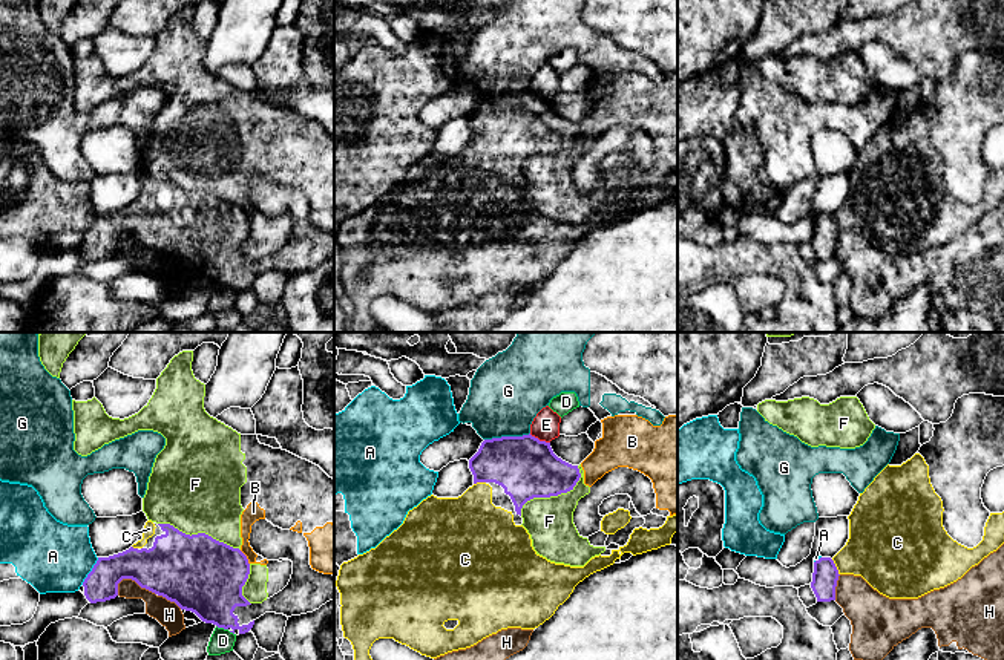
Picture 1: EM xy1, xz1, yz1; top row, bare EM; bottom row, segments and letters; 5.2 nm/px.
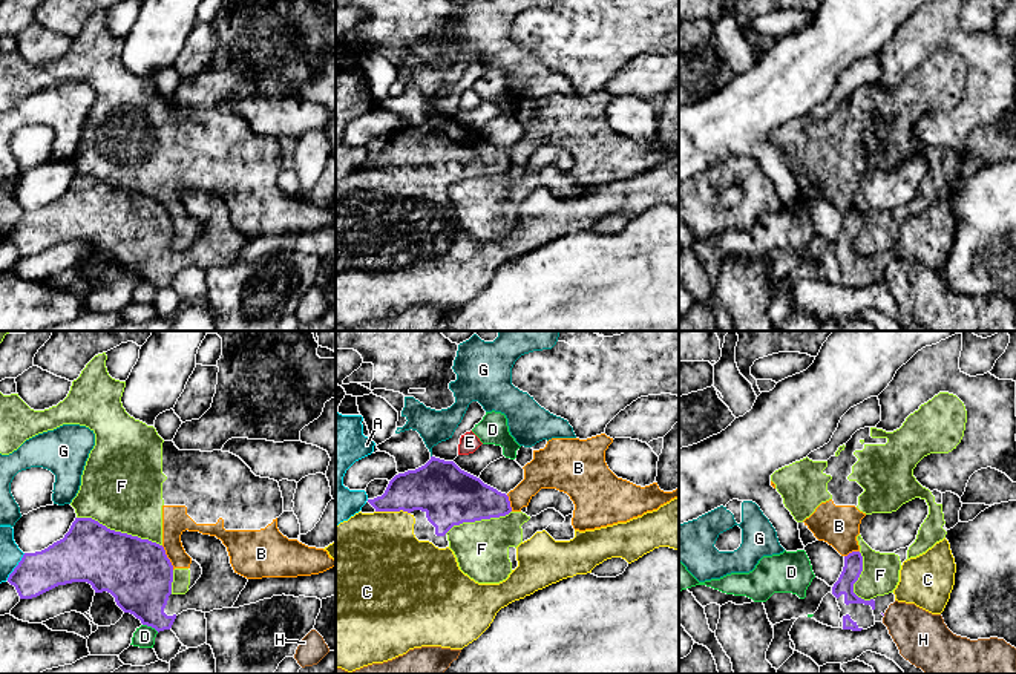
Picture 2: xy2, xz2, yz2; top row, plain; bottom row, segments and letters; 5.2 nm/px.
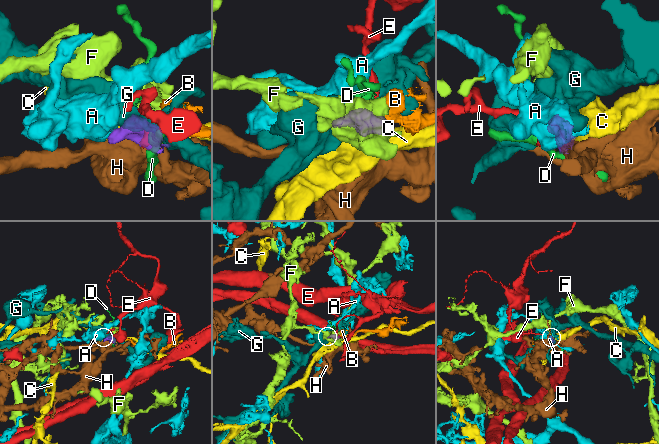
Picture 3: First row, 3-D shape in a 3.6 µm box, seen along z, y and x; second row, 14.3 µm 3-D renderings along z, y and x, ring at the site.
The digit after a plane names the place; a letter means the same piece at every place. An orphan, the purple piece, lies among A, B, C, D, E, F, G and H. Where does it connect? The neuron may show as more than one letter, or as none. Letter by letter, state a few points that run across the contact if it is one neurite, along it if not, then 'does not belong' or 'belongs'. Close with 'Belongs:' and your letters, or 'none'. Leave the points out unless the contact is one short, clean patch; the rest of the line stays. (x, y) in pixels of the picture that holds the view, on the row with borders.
A: line xy1 (98, 558), (82, 584); does not belong
B: line xy2 (161, 546), (173, 569); does not belong
C: belongs
D: line xy1 (216, 625), (233, 634); does not belong
E: line xz1 (529, 434), (549, 443); does not belong
F: does not belong
G: line xz1 (529, 432), (485, 440); does not belong
H: does not belong
Belongs: C

